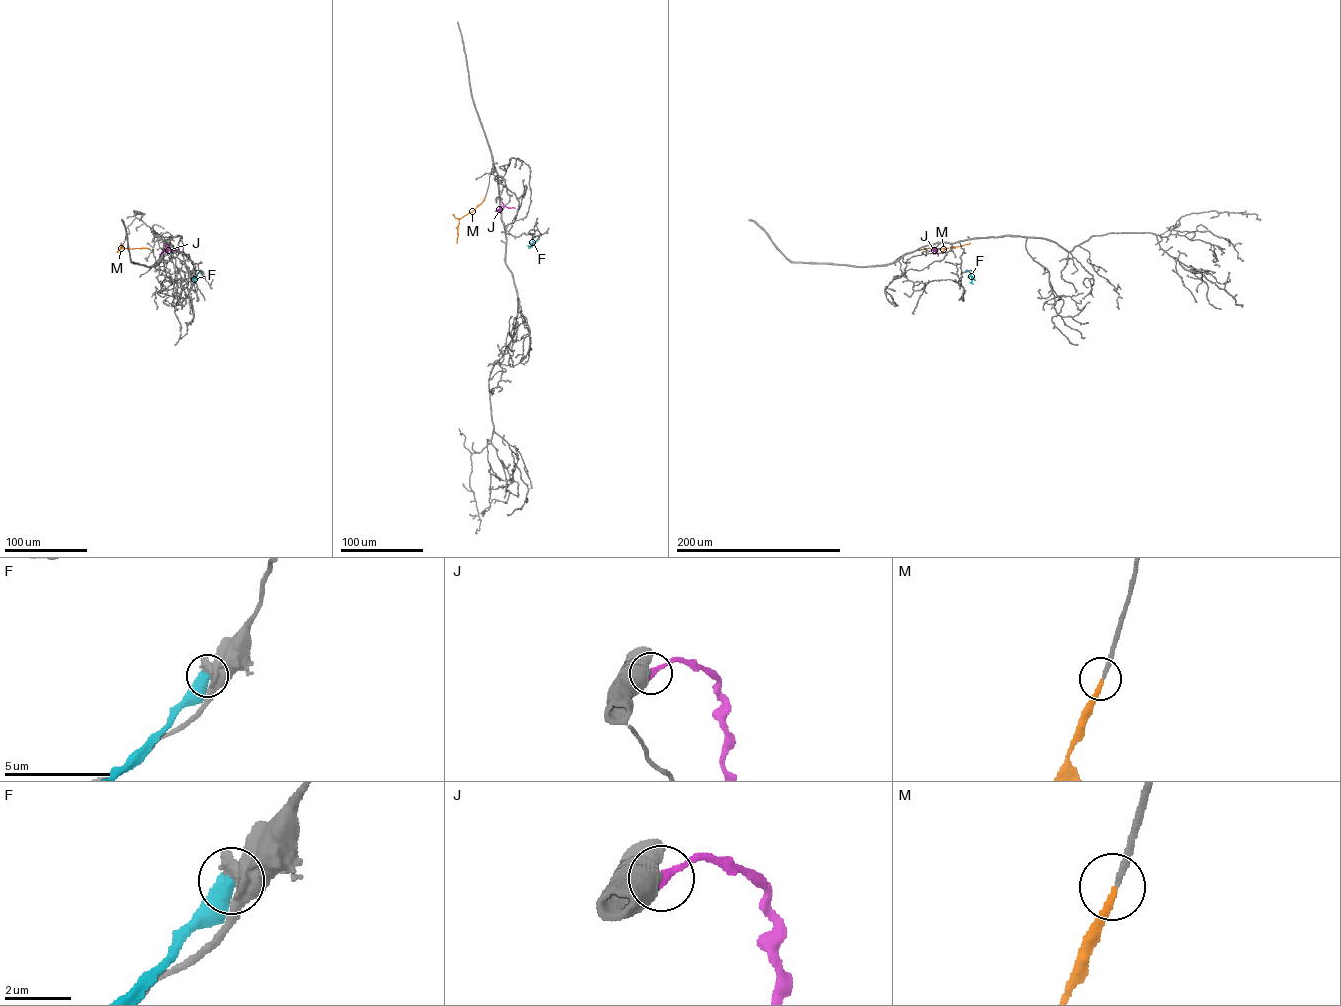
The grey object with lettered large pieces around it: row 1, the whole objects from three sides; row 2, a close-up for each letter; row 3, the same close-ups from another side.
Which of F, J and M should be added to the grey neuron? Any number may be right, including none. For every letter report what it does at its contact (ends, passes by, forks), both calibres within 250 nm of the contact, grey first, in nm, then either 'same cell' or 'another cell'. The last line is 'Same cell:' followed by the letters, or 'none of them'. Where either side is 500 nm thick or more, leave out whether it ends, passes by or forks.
F: 650 nm thick on the grey side, 550 nm on the other; another cell
J: 750 nm thick on the grey side, 240 nm on the other; another cell
M: it ends there; 160 nm thick on the grey side, 160 nm on the other; same cell
Same cell: M

